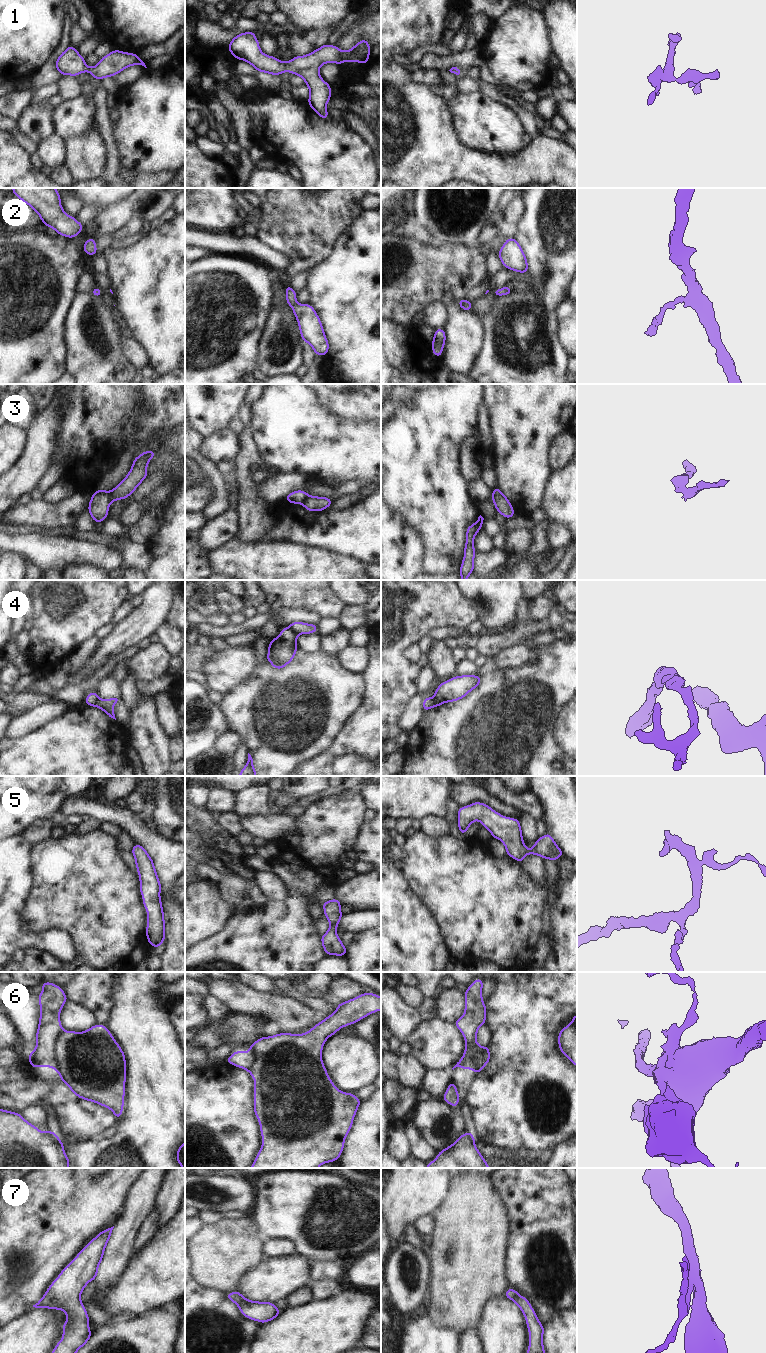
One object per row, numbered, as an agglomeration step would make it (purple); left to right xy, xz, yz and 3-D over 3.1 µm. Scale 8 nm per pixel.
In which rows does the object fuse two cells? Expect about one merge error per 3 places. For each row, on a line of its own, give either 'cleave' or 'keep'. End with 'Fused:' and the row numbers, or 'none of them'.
1: keep
2: keep
3: cleave
4: cleave
5: keep
6: cleave
7: keep
Fused: 3, 4, 6

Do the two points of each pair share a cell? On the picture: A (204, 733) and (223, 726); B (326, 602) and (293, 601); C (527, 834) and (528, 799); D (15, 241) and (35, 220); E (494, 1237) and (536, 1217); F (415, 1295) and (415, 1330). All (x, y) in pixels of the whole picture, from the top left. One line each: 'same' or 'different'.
A: same
B: same
C: different
D: different
E: different
F: different

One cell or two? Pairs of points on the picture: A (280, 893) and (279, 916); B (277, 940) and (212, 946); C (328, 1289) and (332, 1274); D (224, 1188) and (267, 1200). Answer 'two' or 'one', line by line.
A: two
B: one
C: two
D: two

